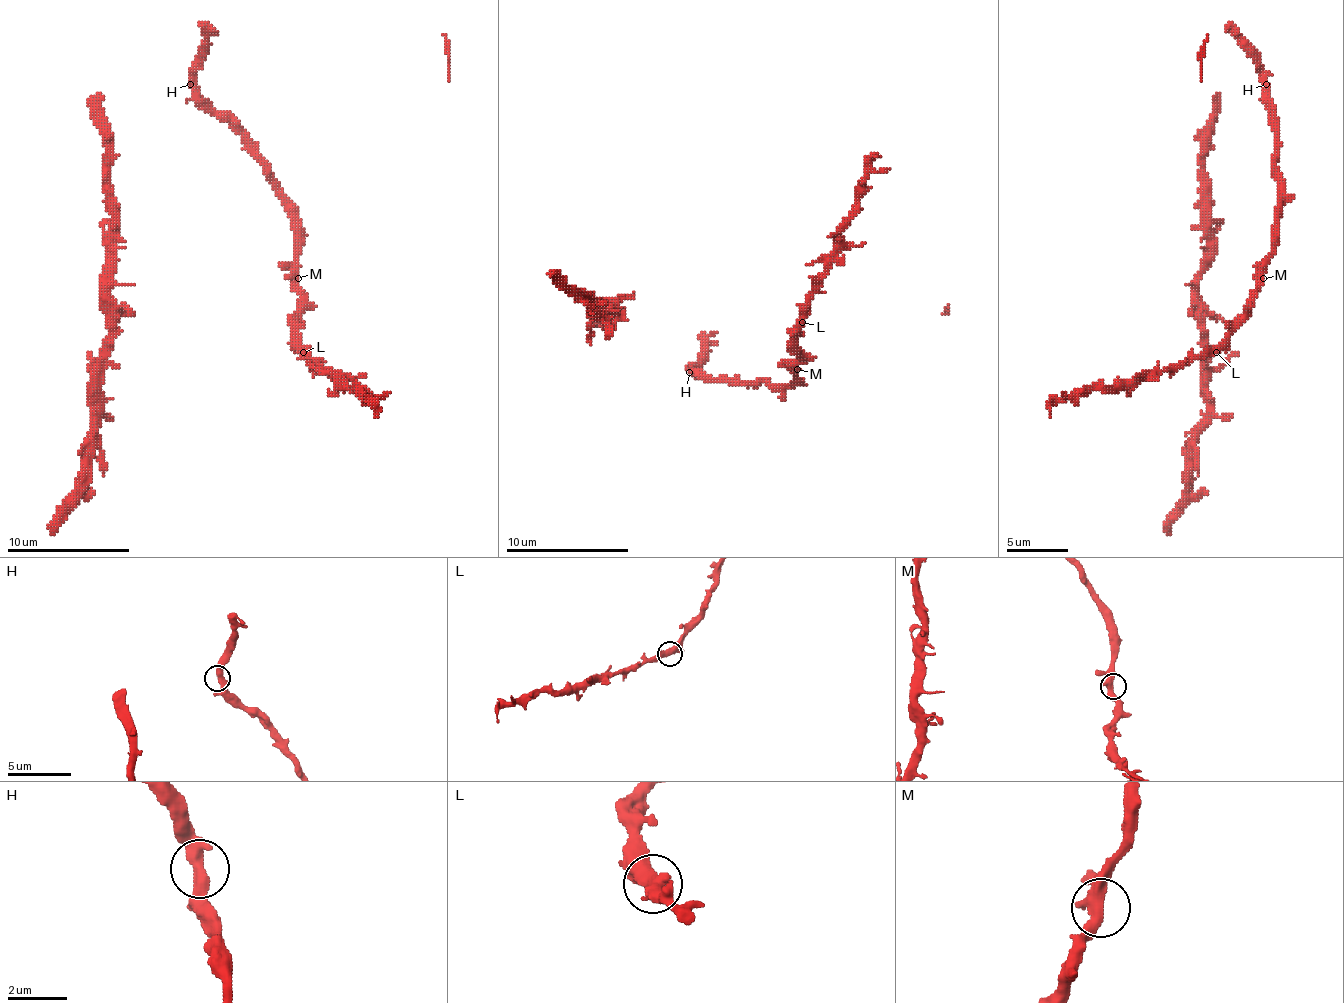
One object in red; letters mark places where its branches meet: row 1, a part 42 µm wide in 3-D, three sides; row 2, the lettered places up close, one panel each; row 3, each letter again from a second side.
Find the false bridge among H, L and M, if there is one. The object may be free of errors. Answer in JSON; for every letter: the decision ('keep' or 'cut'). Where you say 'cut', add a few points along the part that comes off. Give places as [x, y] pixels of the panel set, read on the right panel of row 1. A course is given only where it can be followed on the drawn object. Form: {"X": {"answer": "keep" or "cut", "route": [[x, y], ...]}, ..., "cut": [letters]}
{"H": {"answer": "keep"}, "L": {"answer": "keep"}, "M": {"answer": "keep"}, "cut": []}

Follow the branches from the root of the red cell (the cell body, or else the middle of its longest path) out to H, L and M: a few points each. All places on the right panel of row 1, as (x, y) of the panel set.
H: (1260, 99), (1263, 99), (1266, 84)
L: (1260, 99), (1272, 109), (1275, 124), (1275, 251), (1250, 312), (1216, 352)
M: (1260, 99), (1272, 109), (1275, 180), (1278, 183), (1275, 251), (1263, 278)

